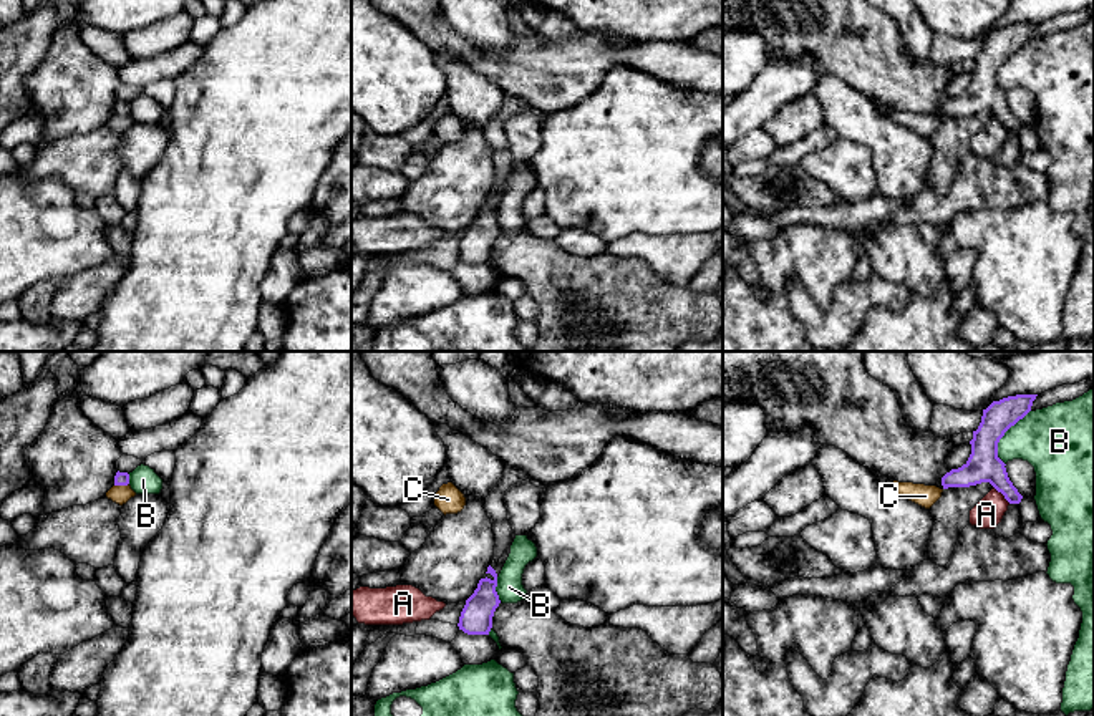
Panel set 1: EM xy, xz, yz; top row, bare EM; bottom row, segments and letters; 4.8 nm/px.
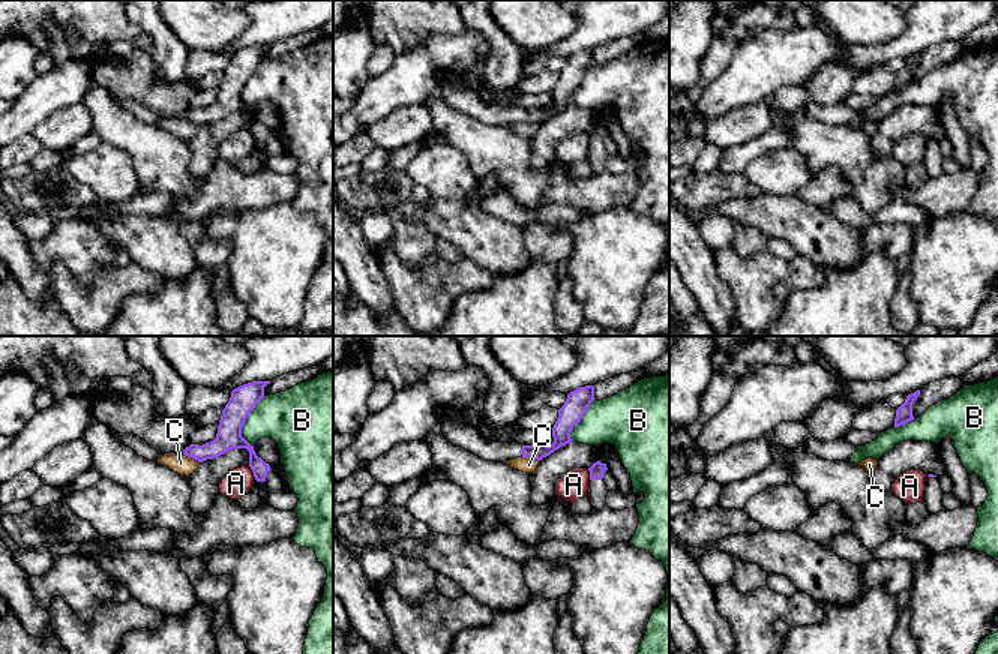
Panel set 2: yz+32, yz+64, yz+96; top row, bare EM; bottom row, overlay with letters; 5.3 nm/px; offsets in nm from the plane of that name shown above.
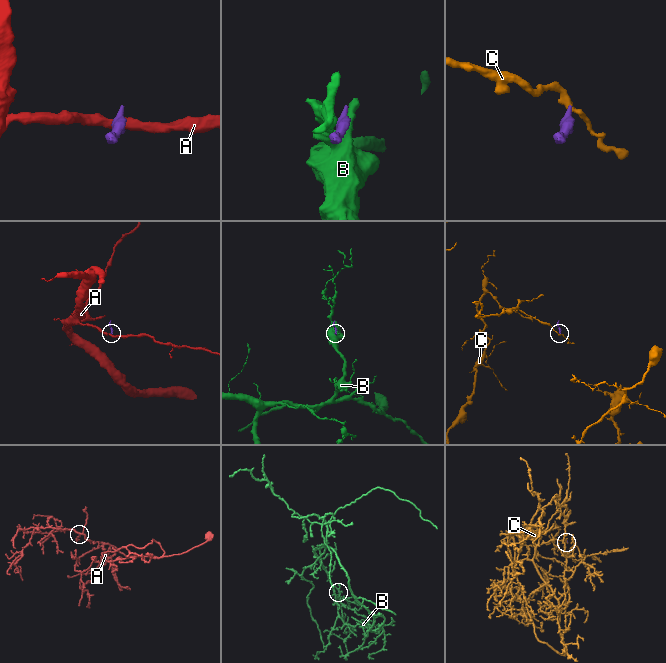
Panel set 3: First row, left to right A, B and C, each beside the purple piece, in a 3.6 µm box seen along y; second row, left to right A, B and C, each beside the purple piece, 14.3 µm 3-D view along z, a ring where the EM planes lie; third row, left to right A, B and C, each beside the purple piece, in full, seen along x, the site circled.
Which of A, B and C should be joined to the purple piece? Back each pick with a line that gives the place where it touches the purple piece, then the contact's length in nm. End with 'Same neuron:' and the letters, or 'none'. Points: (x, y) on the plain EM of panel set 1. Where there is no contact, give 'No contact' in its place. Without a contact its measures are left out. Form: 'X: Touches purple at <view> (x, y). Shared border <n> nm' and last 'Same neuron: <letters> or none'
Same neuron: none

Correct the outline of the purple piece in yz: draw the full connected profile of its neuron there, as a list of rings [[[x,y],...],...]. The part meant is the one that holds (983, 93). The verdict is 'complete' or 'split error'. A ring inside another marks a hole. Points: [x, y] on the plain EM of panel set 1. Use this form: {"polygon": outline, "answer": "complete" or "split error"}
{"polygon": [[[1008,25],[983,38],[981,51],[970,70],[971,83],[961,96],[951,98],[942,106],[943,118],[990,111],[1009,133],[1019,133],[1023,124],[1009,109],[1006,93],[998,86],[998,71],[1011,55],[1031,40],[1036,25]]], "answer": "complete"}

